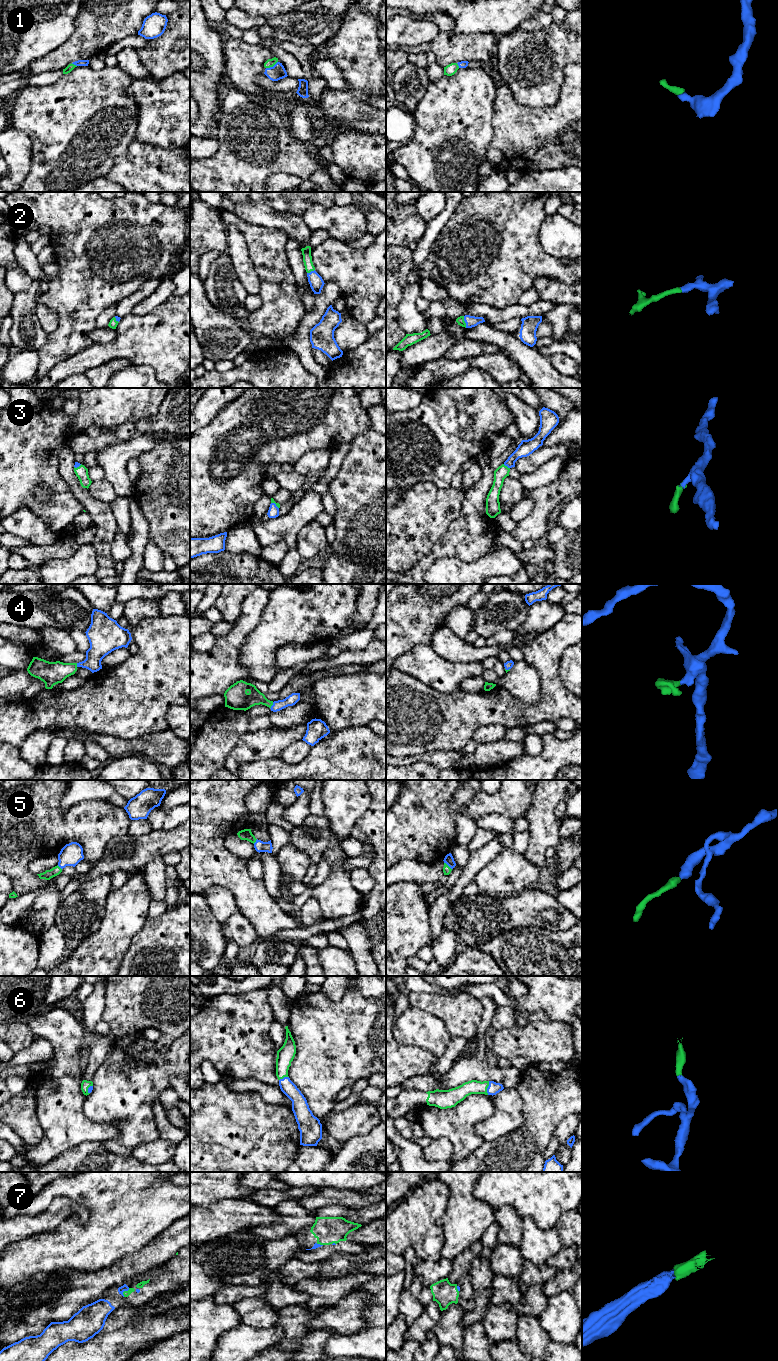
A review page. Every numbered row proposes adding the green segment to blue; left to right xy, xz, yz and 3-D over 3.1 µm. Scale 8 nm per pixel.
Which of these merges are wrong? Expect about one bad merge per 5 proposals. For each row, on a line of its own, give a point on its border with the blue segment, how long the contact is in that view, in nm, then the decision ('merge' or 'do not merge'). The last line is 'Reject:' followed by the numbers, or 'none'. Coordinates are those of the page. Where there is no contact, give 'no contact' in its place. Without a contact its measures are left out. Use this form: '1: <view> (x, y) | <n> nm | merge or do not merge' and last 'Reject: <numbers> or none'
1: xz (271, 67) | 110 nm | merge
2: yz (465, 322) | 100 nm | merge
3: yz (506, 465) | 70 nm | merge
4: xz (272, 705) | 60 nm | merge
5: yz (448, 865) | 90 nm | merge
6: yz (487, 1088) | 110 nm | merge
7: xy (124, 1290) | 90 nm | merge
Reject: none

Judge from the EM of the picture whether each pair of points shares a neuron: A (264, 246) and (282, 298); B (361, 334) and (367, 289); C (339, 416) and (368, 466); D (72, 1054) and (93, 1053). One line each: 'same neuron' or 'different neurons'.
A: same neuron
B: different neurons
C: different neurons
D: different neurons

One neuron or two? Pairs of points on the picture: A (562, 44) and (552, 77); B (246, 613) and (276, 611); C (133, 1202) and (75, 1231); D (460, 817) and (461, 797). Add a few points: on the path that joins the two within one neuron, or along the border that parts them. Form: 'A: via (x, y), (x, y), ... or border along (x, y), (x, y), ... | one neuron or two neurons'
A: via (554, 52), (552, 54), (552, 69) | one neuron
B: border along (270, 594), (260, 621), (249, 632) | two neurons
C: via (119, 1216), (104, 1231), (89, 1231) | one neuron
D: via (456, 812), (456, 806), (459, 802) | one neuron

